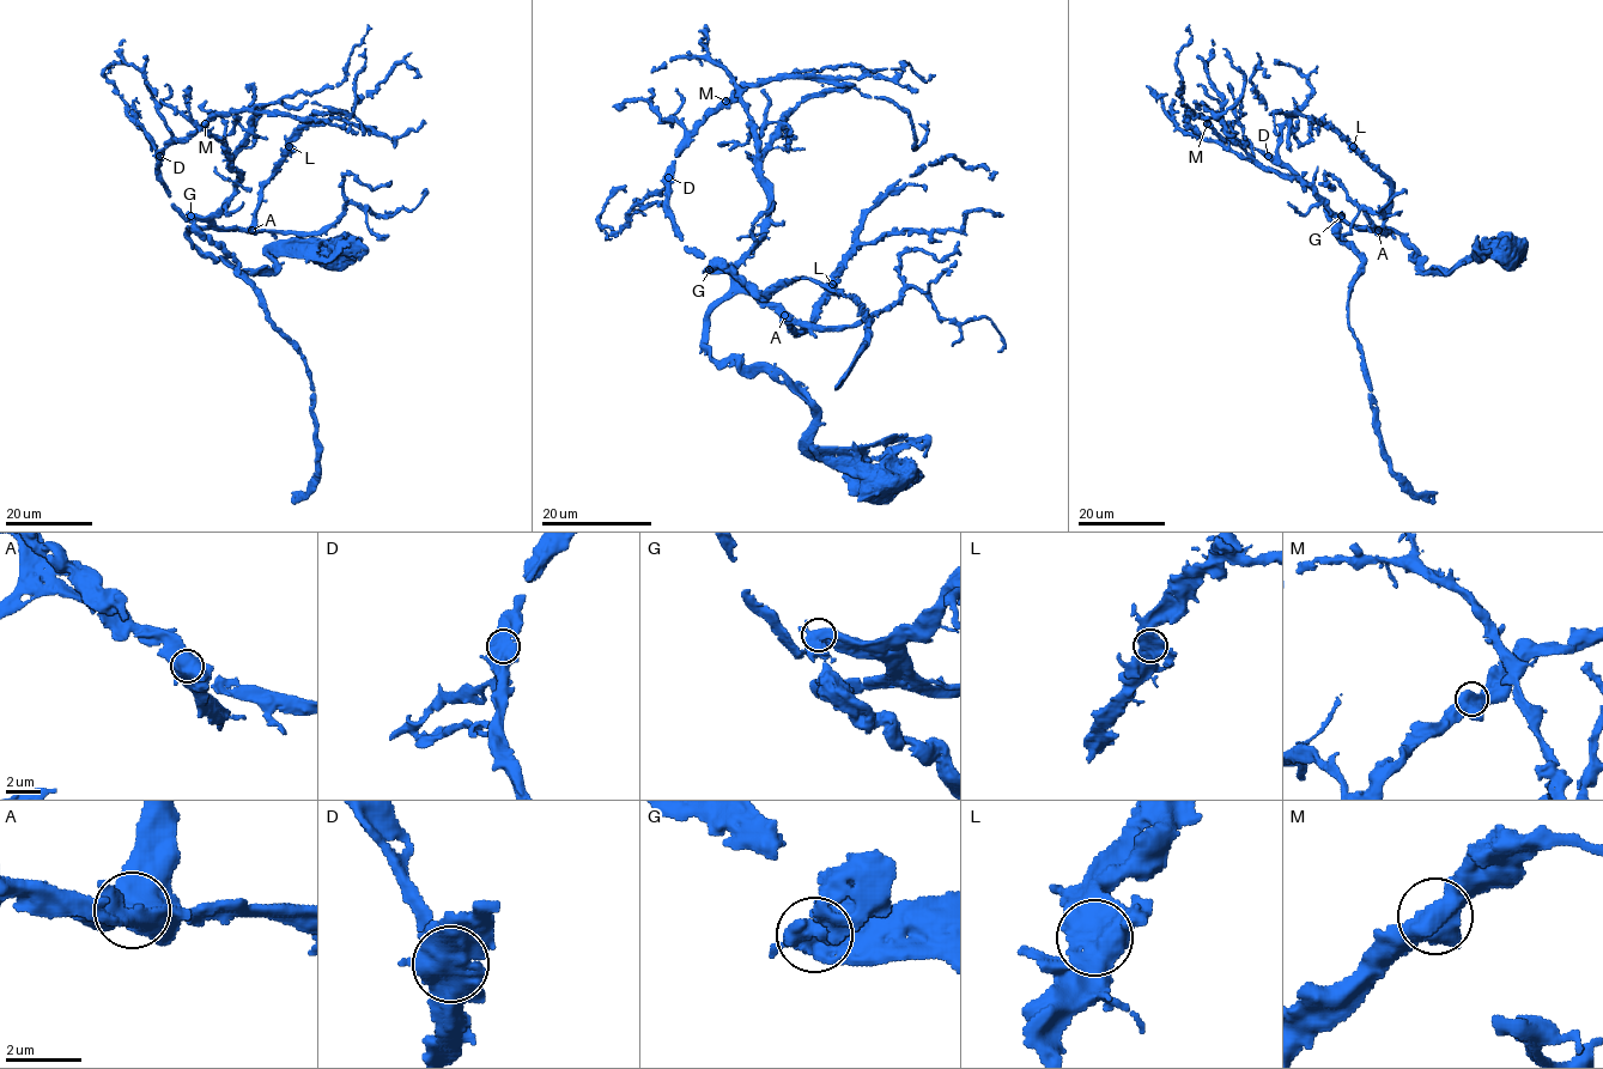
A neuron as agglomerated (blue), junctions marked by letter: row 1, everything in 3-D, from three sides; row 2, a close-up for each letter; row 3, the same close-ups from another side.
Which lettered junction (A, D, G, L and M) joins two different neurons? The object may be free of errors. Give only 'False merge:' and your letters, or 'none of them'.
False merge: none of them

